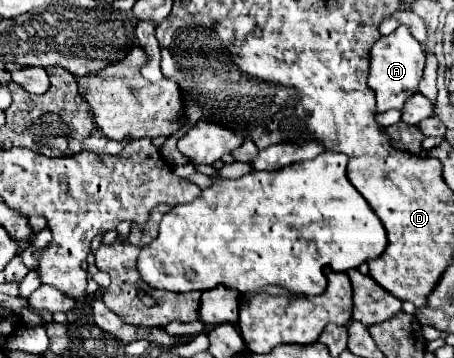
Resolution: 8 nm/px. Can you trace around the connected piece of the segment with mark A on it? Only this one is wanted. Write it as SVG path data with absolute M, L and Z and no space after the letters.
M398 27L394 33L380 37L376 45L372 47L370 57L370 77L368 85L376 93L376 111L384 113L388 109L402 109L404 101L418 91L418 83L422 79L424 71L424 49L422 45L412 37L408 27Z

